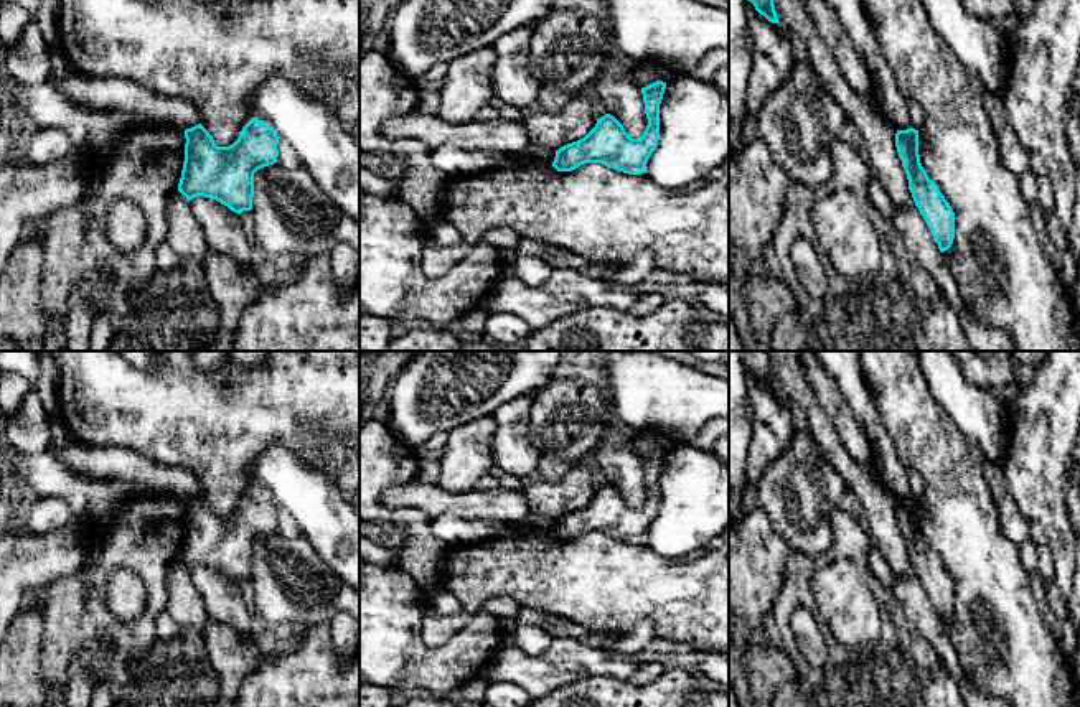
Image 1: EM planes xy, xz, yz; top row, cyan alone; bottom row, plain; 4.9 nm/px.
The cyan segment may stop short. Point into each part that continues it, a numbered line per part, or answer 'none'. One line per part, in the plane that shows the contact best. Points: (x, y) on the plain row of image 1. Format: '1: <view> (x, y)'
none

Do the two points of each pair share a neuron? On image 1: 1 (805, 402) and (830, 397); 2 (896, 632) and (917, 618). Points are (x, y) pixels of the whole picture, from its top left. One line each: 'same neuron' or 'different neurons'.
1: different neurons
2: different neurons

